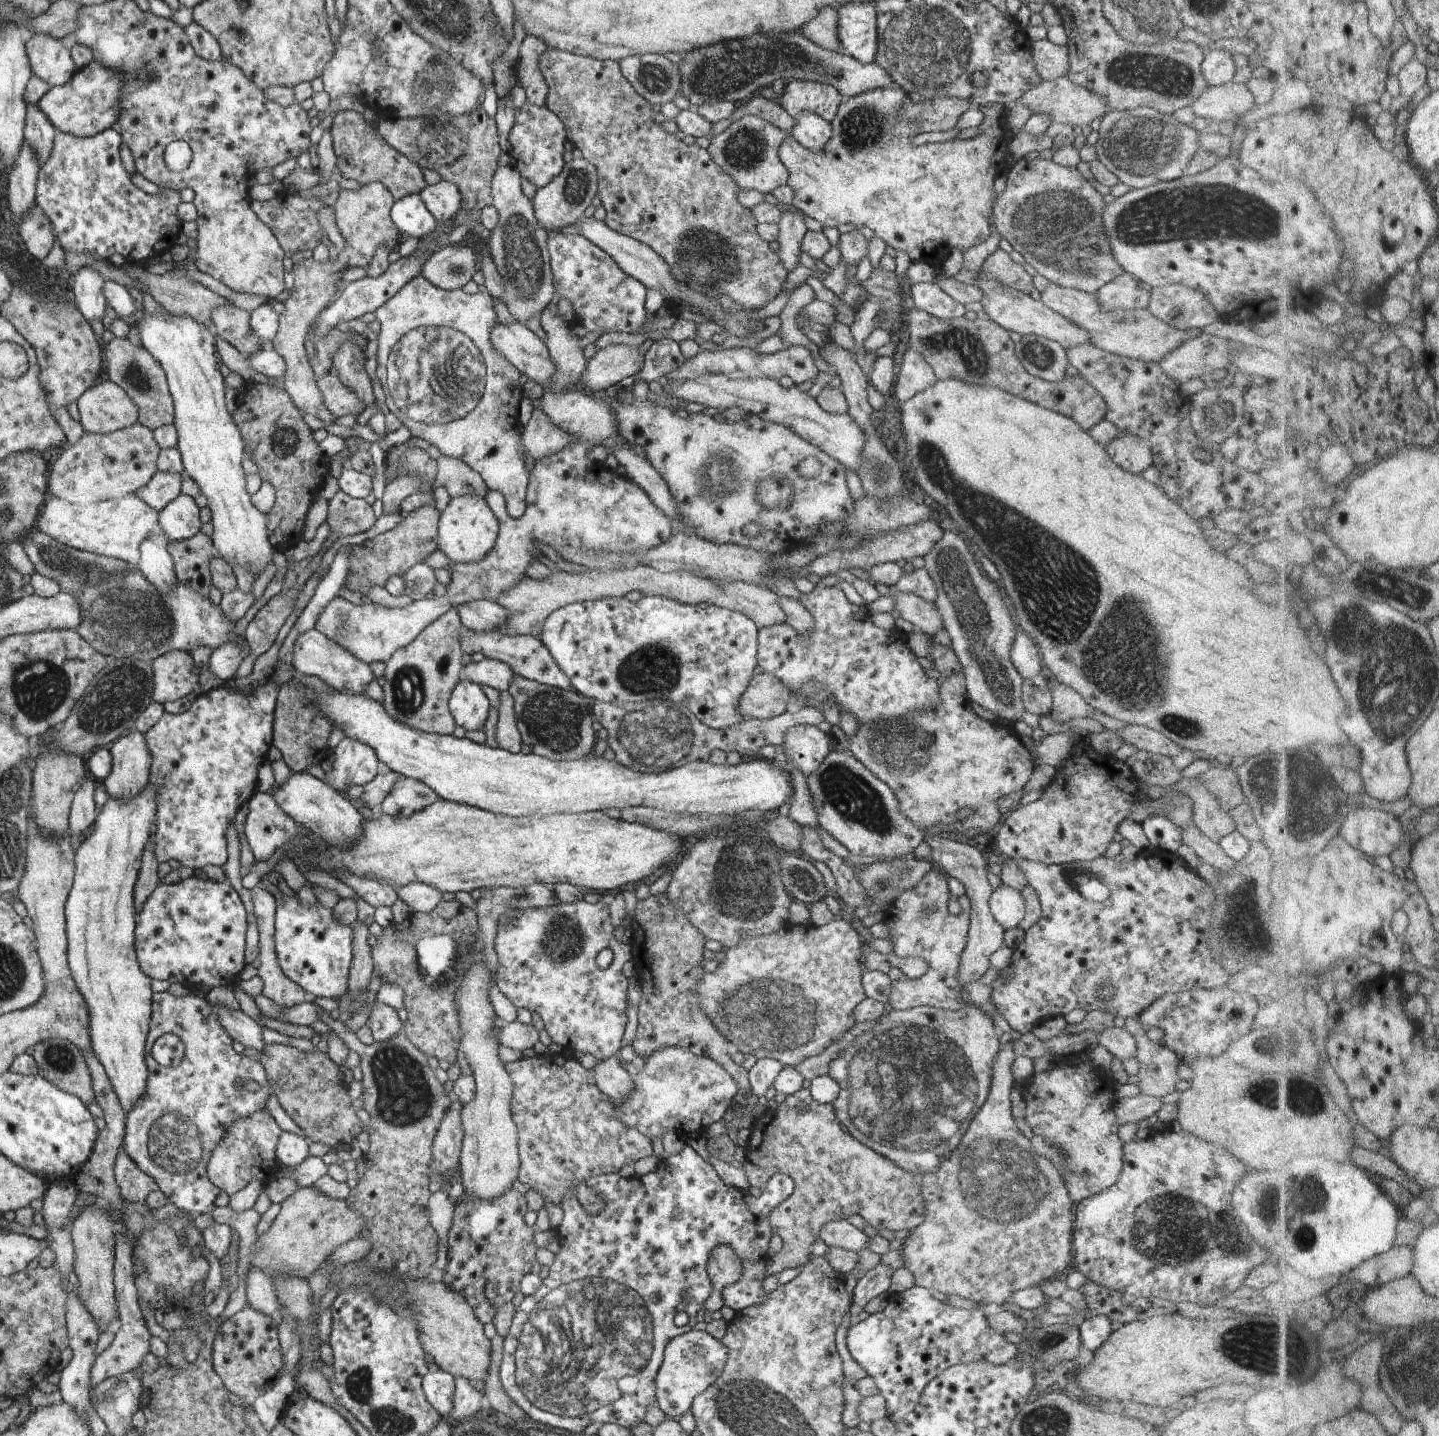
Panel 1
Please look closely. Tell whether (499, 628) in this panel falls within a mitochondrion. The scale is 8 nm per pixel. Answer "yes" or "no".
no

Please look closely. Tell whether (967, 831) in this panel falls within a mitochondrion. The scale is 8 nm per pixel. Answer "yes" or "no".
no

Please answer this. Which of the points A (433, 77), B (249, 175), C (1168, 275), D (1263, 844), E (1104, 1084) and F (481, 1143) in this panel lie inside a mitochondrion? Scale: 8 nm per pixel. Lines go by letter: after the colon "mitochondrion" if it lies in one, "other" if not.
A: mitochondrion
B: other
C: other
D: other
E: other
F: other

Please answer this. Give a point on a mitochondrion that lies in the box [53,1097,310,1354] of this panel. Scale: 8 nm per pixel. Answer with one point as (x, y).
(175, 1142)

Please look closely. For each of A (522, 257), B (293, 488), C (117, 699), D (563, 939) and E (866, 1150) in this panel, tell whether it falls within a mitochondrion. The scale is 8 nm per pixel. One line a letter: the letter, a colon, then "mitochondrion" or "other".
A: mitochondrion
B: other
C: mitochondrion
D: mitochondrion
E: mitochondrion

